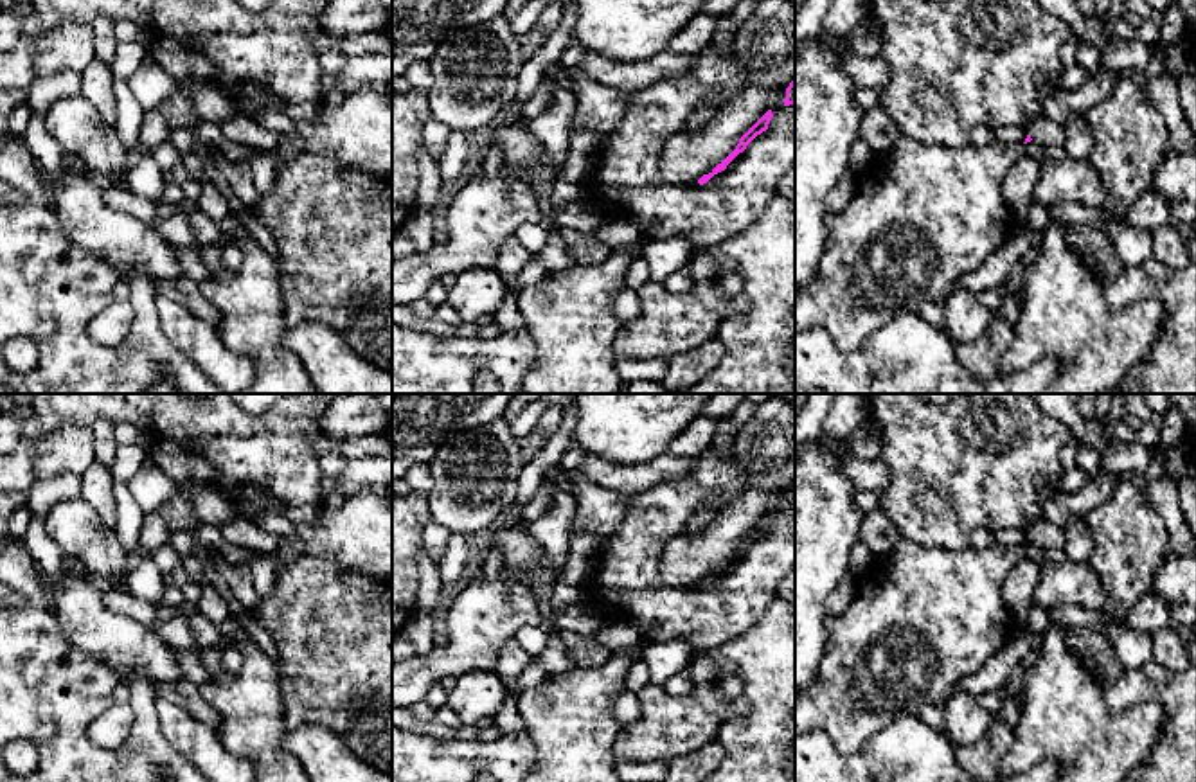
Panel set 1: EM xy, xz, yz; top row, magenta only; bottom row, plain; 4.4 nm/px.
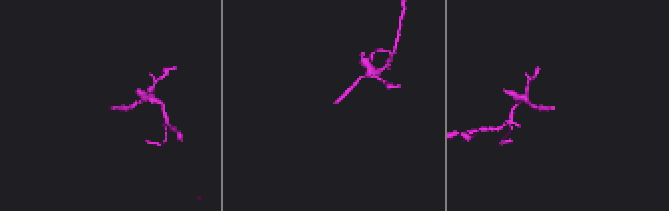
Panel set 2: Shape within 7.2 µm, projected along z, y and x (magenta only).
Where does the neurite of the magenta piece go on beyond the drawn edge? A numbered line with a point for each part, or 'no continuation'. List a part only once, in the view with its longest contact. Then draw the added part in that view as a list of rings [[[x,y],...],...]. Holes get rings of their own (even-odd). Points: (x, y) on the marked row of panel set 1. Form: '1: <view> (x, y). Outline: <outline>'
1: yz (1044, 132). Outline: [[[1045,115],[1027,124],[1027,131],[1032,142],[1040,144],[1041,147],[1049,147],[1049,146],[1061,147],[1067,140],[1065,128],[1056,124]]]

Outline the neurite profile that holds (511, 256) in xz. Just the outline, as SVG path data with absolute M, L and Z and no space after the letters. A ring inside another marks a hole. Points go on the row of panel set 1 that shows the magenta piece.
M509 235L498 250L496 271L504 280L513 280L531 259L518 237Z

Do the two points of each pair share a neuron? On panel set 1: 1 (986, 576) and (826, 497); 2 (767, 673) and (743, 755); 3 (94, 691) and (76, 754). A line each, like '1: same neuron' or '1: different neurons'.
1: different neurons
2: same neuron
3: same neuron

